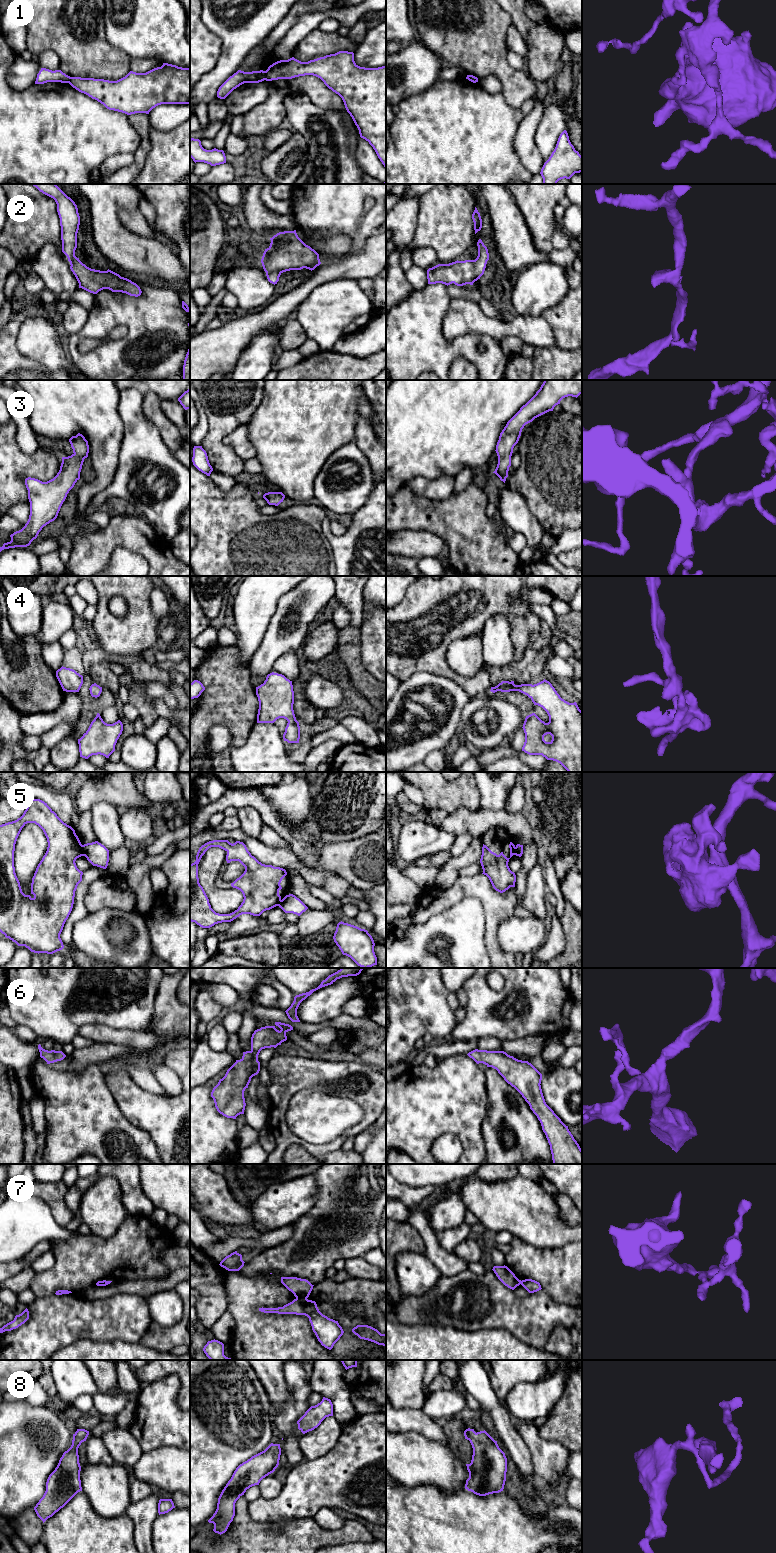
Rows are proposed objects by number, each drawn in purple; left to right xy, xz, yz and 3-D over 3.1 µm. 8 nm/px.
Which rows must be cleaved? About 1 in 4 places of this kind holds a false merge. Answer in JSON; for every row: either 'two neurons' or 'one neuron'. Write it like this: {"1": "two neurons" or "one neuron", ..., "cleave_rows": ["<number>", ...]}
{"1": "two neurons", "2": "one neuron", "3": "one neuron", "4": "one neuron", "5": "two neurons", "6": "one neuron", "7": "two neurons", "8": "one neuron", "cleave_rows": ["1", "5", "7"]}

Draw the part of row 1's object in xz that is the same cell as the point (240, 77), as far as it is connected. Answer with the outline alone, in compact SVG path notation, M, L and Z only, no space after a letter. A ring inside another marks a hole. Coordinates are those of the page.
M238 70L230 76L218 89L217 97L225 99L234 89L244 83L259 83L265 80L265 71L244 72Z

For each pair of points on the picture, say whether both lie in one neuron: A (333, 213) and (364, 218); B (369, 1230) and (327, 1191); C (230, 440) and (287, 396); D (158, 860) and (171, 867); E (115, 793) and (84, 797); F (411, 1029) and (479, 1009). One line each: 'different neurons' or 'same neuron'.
A: same neuron
B: same neuron
C: different neurons
D: different neurons
E: same neuron
F: different neurons

